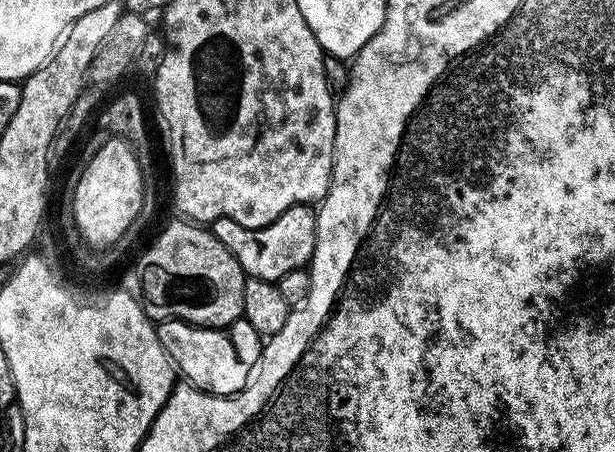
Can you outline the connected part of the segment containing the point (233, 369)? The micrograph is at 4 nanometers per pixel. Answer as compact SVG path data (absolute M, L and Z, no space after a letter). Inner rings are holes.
M243 318L235 320L227 330L205 328L187 324L185 320L162 320L156 324L156 333L166 350L166 354L177 366L179 375L195 385L198 390L218 398L227 398L243 391L254 362L260 357L262 338Z

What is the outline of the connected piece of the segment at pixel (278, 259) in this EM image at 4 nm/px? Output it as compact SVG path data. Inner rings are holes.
M294 204L274 222L261 228L247 228L223 216L211 221L210 231L234 254L248 276L279 282L290 270L305 267L316 249L316 212L307 204Z

